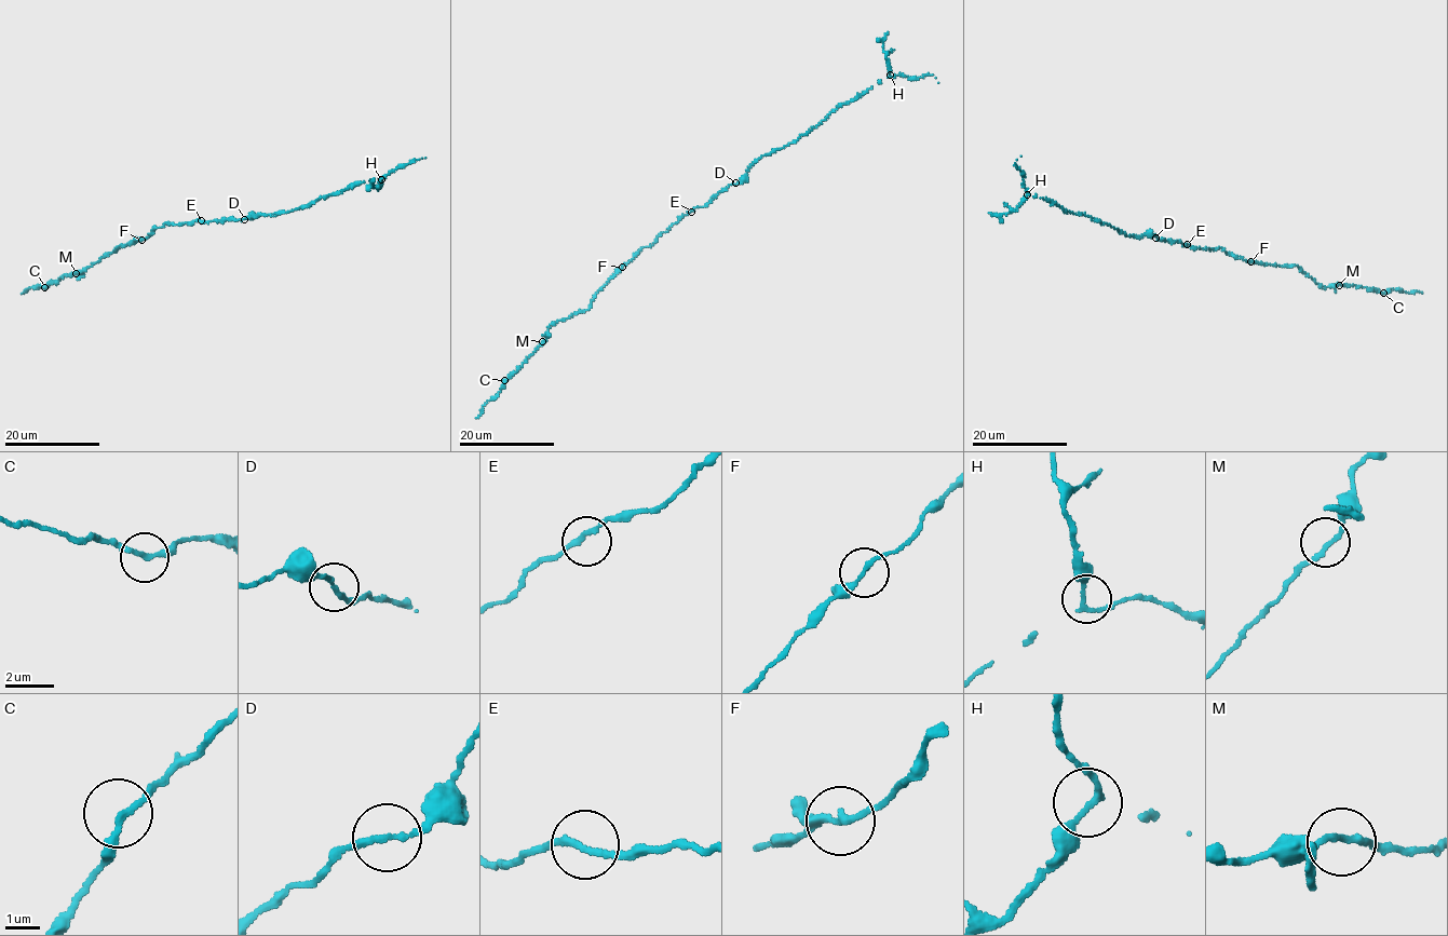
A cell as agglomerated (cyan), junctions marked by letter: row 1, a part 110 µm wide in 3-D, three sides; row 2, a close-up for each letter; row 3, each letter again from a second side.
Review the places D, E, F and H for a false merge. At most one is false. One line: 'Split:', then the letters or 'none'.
Split: F

